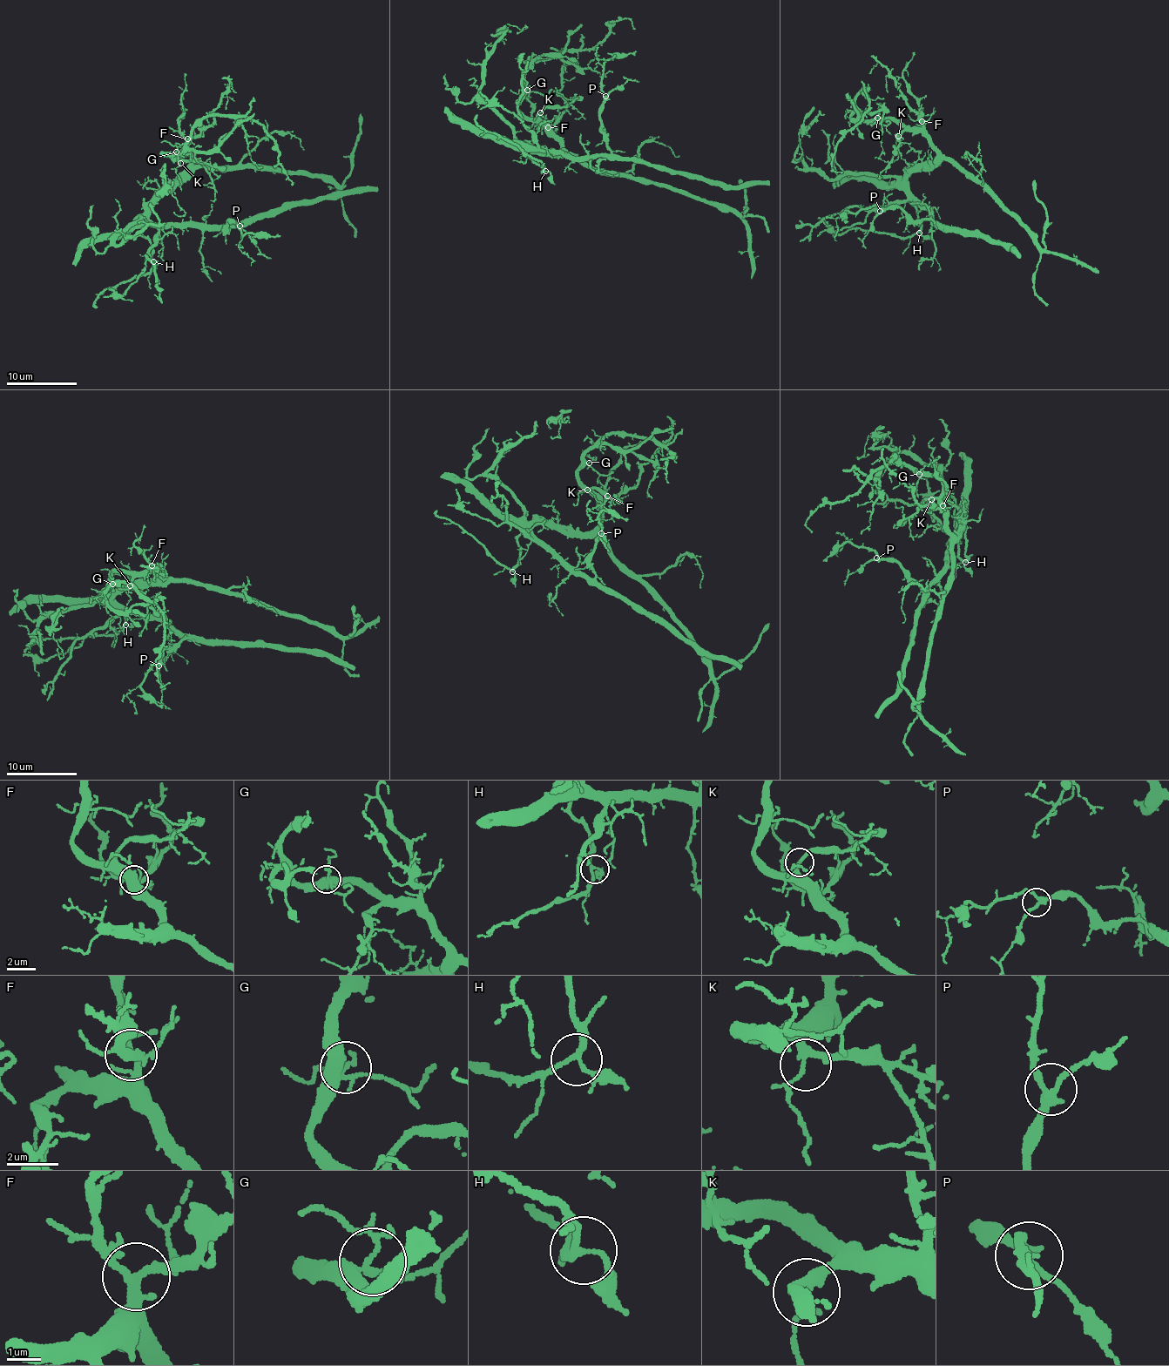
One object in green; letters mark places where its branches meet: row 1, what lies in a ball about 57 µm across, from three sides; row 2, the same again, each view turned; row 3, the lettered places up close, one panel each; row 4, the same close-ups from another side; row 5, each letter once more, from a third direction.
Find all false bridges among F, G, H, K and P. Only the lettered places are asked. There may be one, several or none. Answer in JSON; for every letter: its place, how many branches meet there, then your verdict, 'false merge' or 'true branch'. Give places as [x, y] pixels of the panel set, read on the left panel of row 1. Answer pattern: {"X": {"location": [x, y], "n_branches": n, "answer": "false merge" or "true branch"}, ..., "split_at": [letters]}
{"F": {"location": [187, 138], "n_branches": 6, "answer": "true branch"}, "G": {"location": [176, 152], "n_branches": 5, "answer": "true branch"}, "H": {"location": [153, 261], "n_branches": 3, "answer": "true branch"}, "K": {"location": [180, 163], "n_branches": 4, "answer": "true branch"}, "P": {"location": [239, 226], "n_branches": 3, "answer": "true branch"}, "split_at": []}

